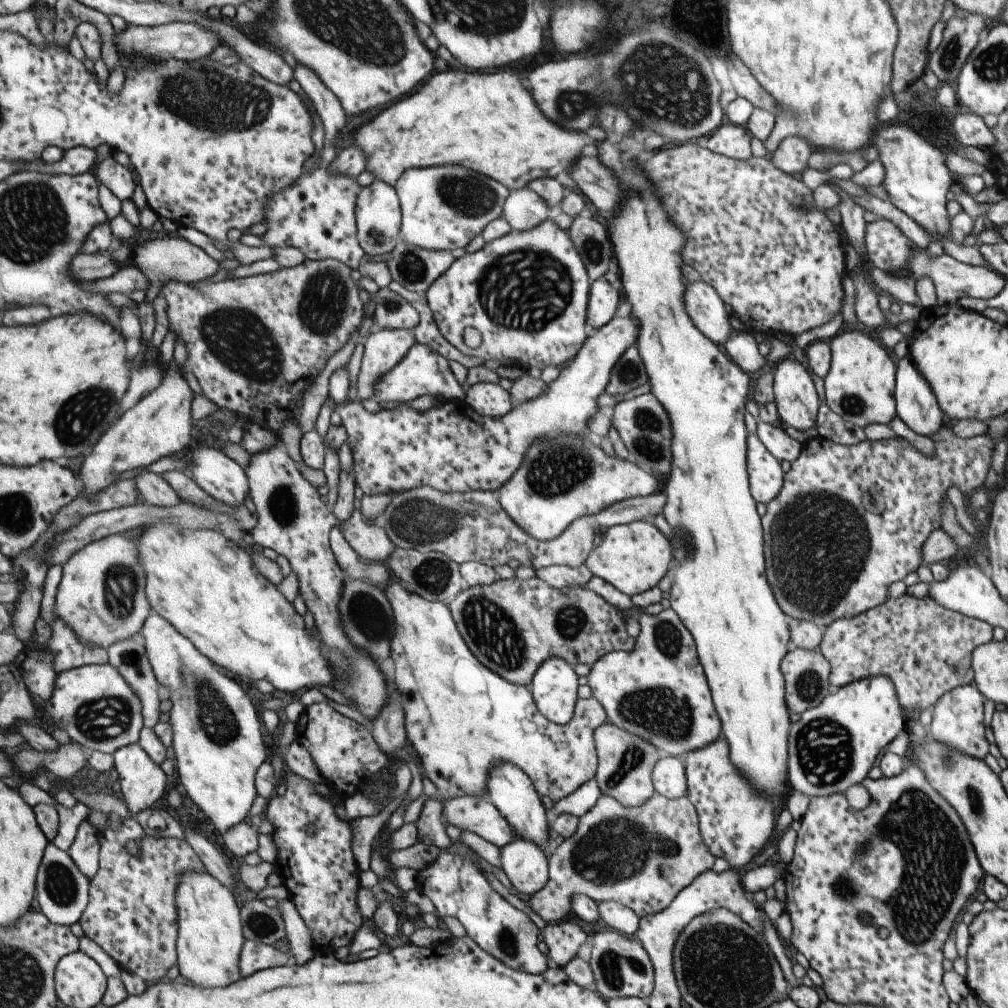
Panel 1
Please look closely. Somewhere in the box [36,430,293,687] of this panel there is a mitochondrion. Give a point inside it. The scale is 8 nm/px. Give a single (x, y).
(121, 585)

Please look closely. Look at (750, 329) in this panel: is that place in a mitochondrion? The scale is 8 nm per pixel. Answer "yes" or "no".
no

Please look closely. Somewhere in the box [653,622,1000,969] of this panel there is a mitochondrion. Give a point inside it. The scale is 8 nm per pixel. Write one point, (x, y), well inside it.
(932, 856)

